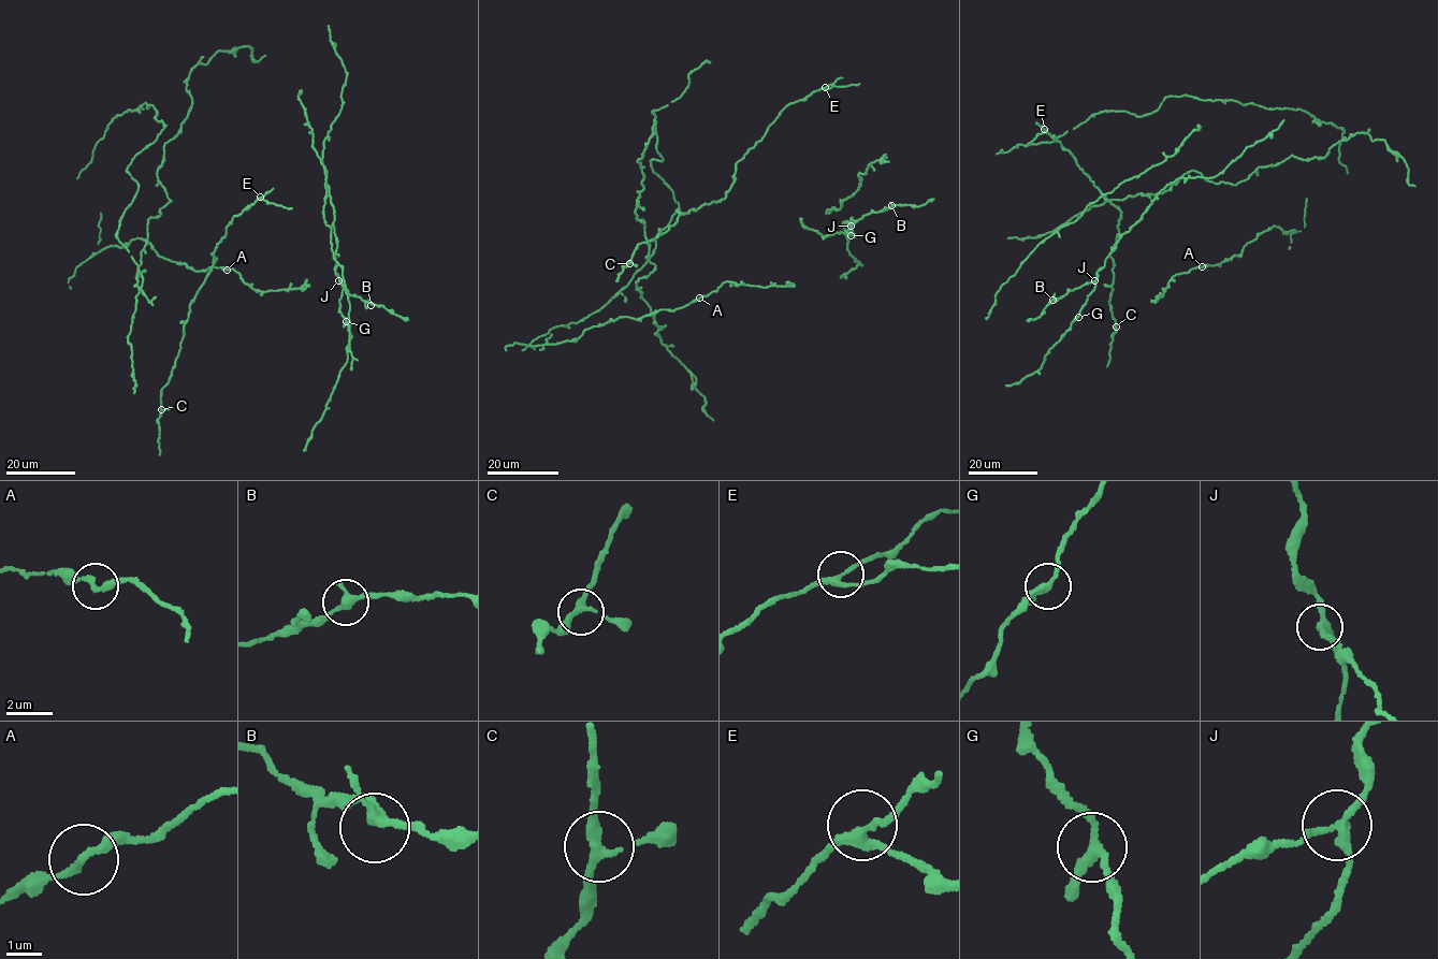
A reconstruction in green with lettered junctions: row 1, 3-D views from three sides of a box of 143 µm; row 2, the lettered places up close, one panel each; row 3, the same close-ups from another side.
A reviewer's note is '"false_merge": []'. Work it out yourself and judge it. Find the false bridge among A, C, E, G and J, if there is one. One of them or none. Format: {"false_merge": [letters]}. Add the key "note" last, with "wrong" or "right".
{"false_merge": ["J"], "note": "wrong"}

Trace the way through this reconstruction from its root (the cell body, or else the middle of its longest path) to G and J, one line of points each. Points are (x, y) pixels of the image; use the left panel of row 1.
G: (334, 229), (337, 244), (334, 270), (343, 289), (339, 310), (346, 321)
J: (334, 229), (337, 244), (334, 270), (338, 280)

